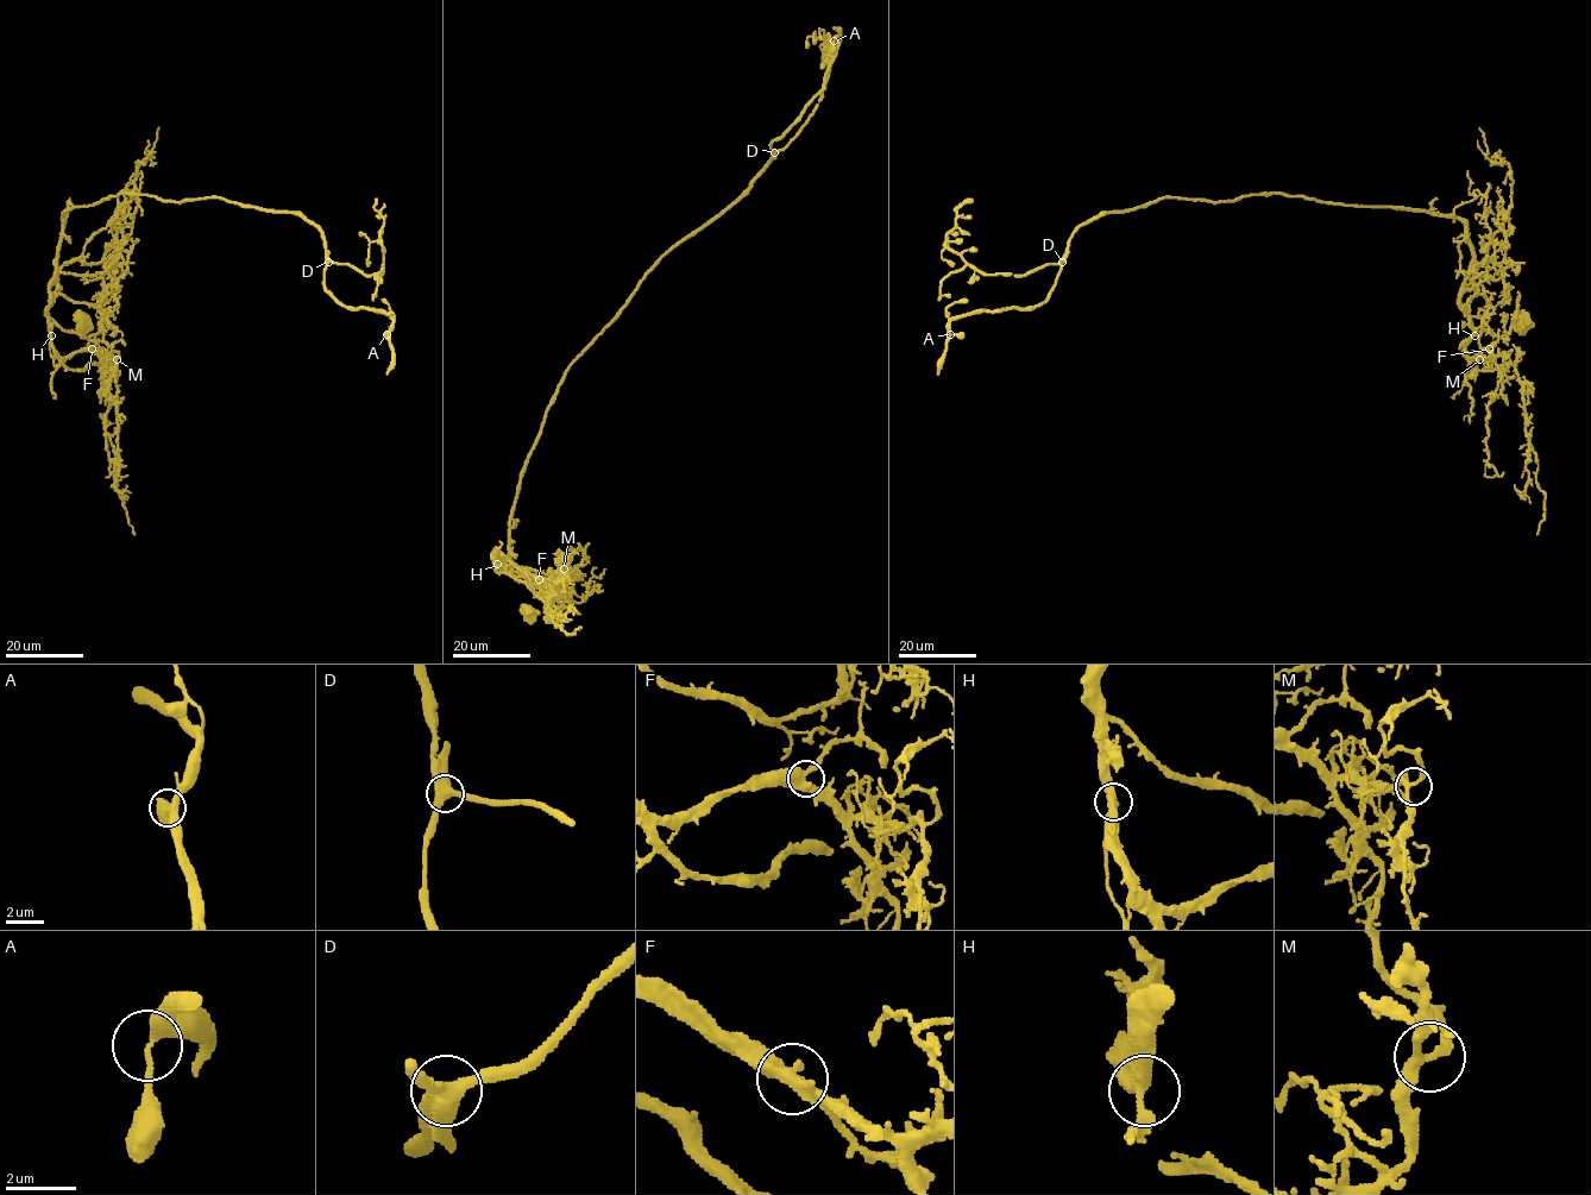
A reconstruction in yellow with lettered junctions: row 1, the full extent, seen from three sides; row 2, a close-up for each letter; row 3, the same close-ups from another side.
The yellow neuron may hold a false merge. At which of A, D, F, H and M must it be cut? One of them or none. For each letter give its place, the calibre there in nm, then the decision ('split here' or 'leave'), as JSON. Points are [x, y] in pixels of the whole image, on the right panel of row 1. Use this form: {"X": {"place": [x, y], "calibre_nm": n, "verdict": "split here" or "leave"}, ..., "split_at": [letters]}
{"A": {"place": [950, 334], "calibre_nm": 320, "verdict": "leave"}, "D": {"place": [1062, 262], "calibre_nm": 500, "verdict": "leave"}, "F": {"place": [1489, 348], "calibre_nm": 440, "verdict": "leave"}, "H": {"place": [1475, 335], "calibre_nm": 360, "verdict": "leave"}, "M": {"place": [1479, 359], "calibre_nm": 260, "verdict": "leave"}, "split_at": []}

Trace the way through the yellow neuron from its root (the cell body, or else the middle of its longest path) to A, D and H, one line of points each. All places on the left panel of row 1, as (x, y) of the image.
A: (80, 320), (104, 315), (89, 337), (46, 316), (62, 214), (133, 193), (297, 213), (325, 289), (387, 334)
D: (80, 320), (104, 315), (89, 337), (46, 316), (62, 214), (108, 196), (297, 213), (328, 262)
H: (80, 320), (96, 312), (99, 306), (104, 315), (100, 332), (89, 337), (67, 332), (46, 316), (51, 335)

